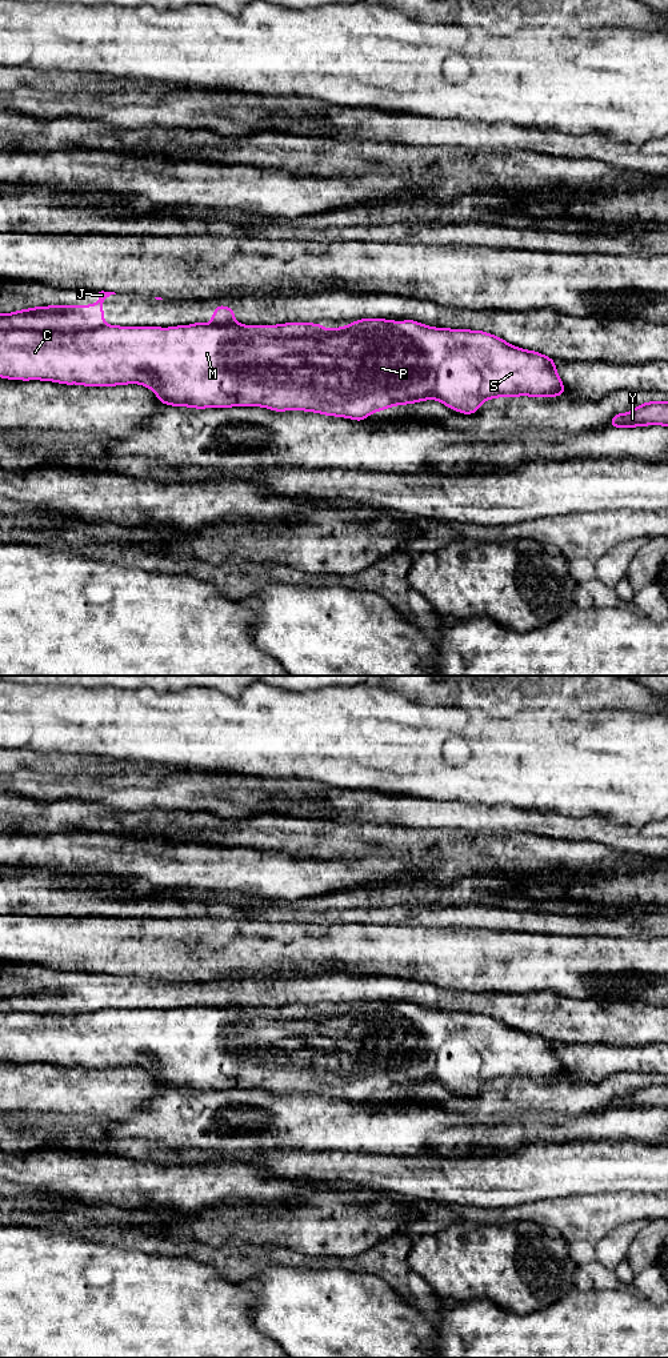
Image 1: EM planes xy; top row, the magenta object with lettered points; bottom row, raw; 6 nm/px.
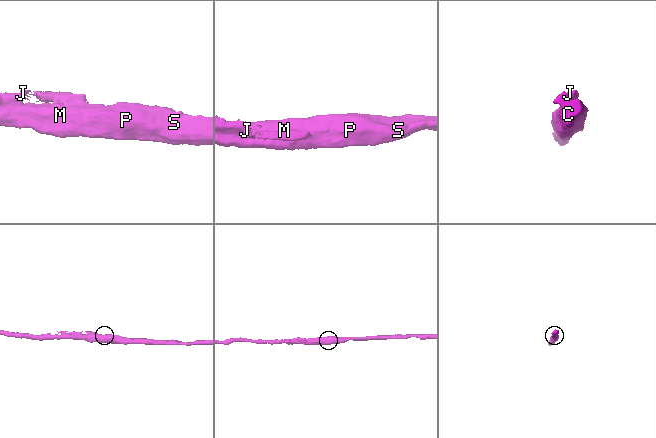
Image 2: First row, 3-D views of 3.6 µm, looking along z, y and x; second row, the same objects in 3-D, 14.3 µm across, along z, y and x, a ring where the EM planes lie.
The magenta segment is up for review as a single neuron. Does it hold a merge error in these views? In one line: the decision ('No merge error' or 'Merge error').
Merge error

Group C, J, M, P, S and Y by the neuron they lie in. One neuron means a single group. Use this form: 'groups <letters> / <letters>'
groups C M P S Y / J

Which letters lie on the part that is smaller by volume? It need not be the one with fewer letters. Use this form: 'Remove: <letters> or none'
Remove: J

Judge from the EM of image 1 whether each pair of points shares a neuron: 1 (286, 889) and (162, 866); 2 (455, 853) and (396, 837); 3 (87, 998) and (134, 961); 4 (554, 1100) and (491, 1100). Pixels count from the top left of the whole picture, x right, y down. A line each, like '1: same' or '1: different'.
1: same
2: same
3: different
4: same

